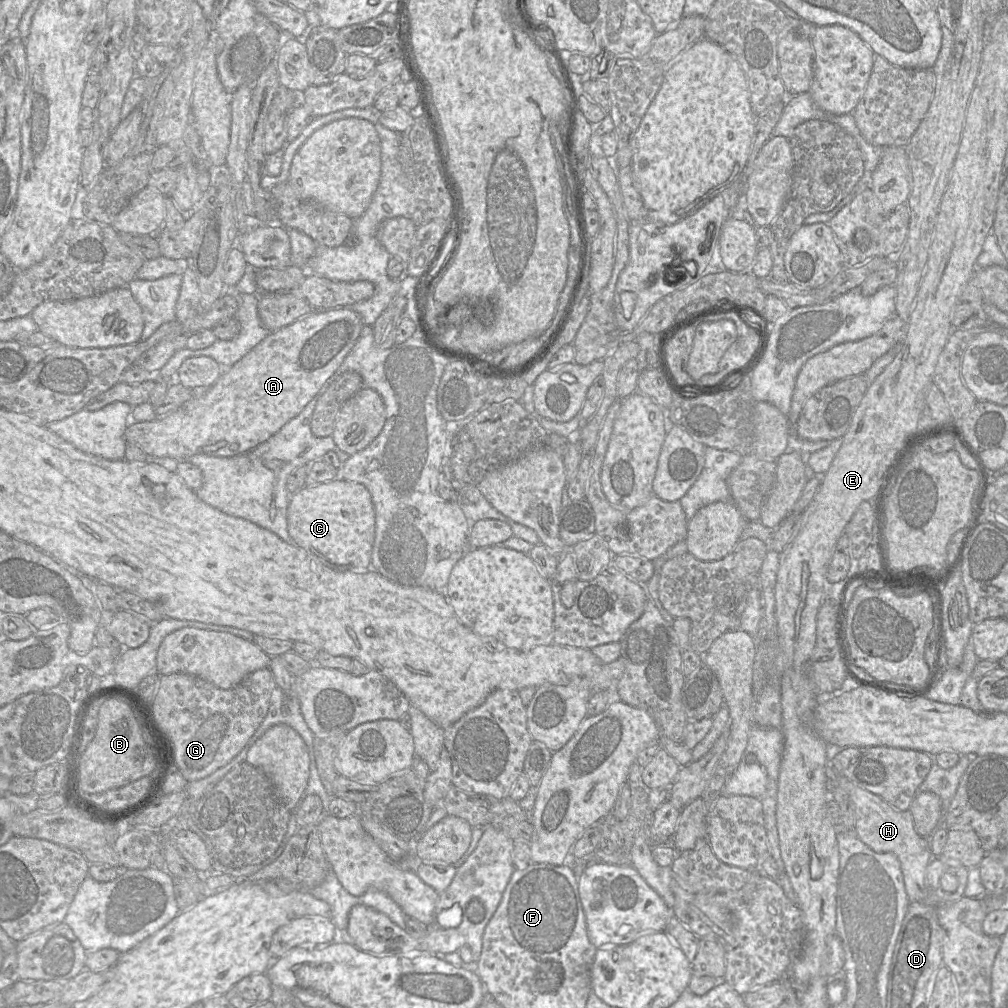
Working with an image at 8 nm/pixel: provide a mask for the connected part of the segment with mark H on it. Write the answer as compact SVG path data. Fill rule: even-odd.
M845 777L834 780L833 784L841 787L851 800L855 816L854 832L857 837L874 852L890 852L897 856L910 902L926 899L929 892L926 884L926 868L933 856L927 838L916 832L910 811L893 808L881 797L860 788Z

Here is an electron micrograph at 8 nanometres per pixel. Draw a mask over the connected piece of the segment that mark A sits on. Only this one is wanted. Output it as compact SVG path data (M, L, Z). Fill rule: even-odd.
M351 307L313 310L292 324L270 332L242 359L224 369L213 385L177 410L152 421L135 422L128 426L125 440L139 446L150 459L169 457L183 461L196 454L230 457L251 451L276 434L316 397L356 344L363 326L360 315Z

